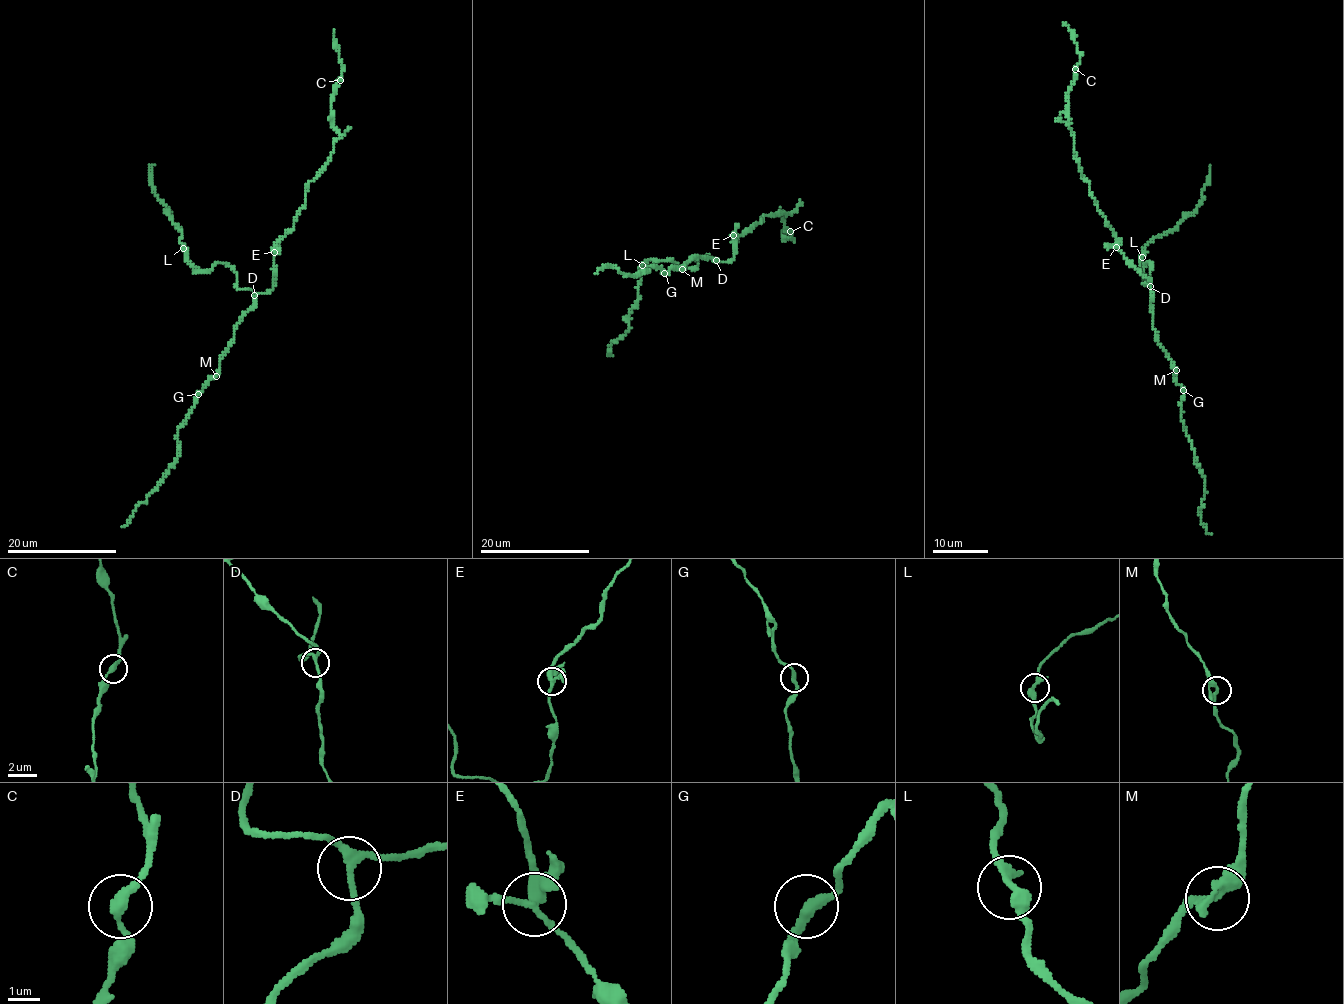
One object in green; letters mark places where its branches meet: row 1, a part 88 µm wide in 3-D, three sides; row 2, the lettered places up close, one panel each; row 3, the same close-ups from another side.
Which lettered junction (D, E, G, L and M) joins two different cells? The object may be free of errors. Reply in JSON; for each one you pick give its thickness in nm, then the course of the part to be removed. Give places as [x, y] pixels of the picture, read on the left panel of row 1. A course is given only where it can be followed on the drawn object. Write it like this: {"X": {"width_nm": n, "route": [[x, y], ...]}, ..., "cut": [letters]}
{"E": {"width_nm": 280, "route": [[275, 253], [340, 136], [333, 127], [332, 97], [342, 65], [333, 30]]}, "cut": ["E"]}

